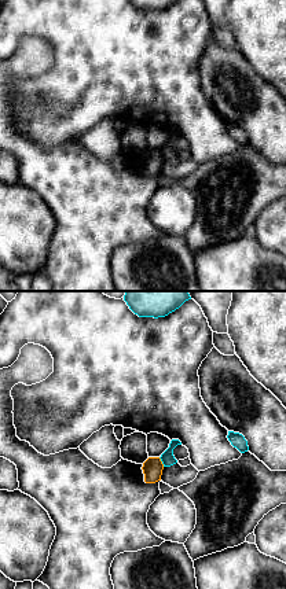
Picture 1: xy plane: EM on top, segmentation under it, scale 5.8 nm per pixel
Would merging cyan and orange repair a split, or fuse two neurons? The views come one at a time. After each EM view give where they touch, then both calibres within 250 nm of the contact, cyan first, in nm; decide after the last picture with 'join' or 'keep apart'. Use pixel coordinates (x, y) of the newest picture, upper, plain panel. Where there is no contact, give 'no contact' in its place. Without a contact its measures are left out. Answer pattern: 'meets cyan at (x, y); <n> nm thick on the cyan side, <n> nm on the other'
meets cyan at (161, 153); 80 nm thick on the cyan side, 120 nm on the other

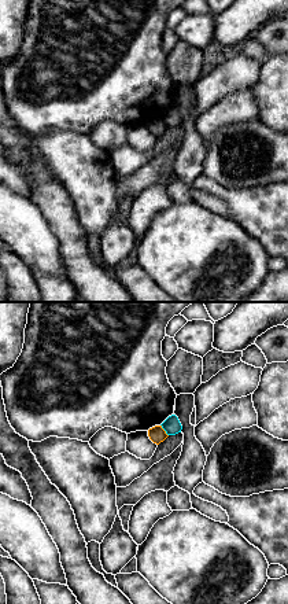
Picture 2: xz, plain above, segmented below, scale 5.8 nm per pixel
meets cyan at (163, 121); 100 nm thick on the cyan side, 100 nm on the other

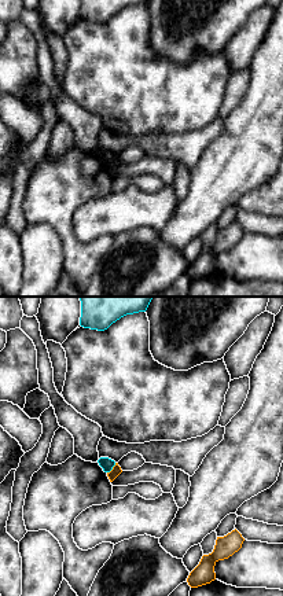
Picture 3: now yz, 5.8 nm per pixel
meets cyan at (111, 161); 70 nm thick on the cyan side, 60 nm on the other

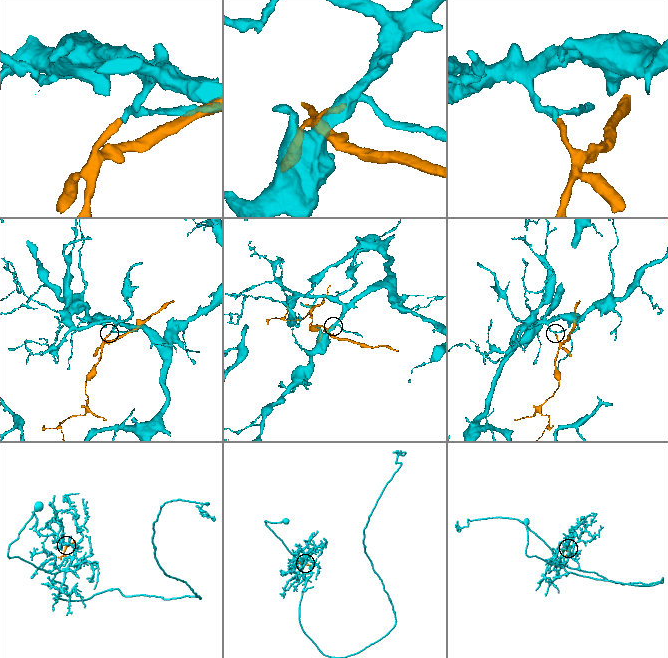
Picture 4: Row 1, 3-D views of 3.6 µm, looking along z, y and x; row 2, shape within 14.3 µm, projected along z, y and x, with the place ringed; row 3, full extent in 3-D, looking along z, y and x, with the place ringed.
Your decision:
keep apart

